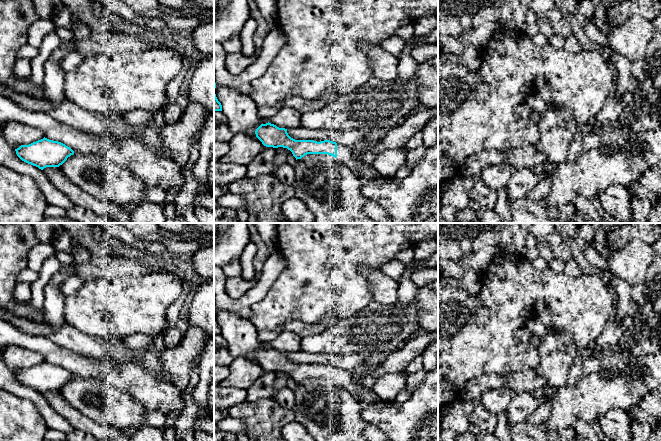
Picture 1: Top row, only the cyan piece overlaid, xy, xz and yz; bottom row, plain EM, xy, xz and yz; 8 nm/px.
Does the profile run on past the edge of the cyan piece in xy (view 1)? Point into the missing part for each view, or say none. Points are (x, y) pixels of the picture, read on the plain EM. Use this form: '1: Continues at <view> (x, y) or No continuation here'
1: No continuation here

